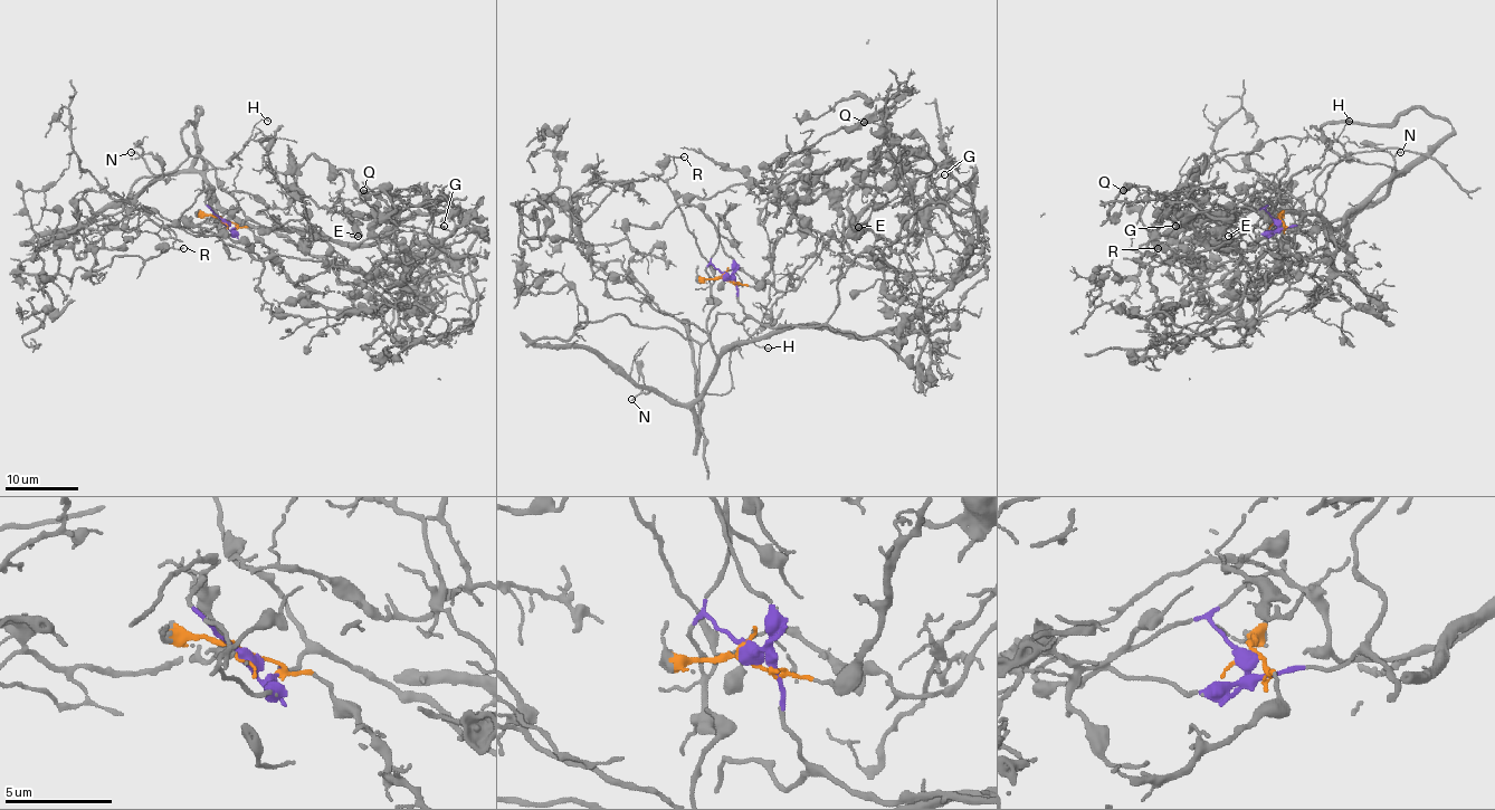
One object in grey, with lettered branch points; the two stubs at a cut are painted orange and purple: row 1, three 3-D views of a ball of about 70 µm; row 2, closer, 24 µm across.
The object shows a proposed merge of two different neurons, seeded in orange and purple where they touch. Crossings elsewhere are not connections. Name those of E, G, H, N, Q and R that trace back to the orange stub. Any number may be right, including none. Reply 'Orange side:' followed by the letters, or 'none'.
Orange side: E, G, Q

